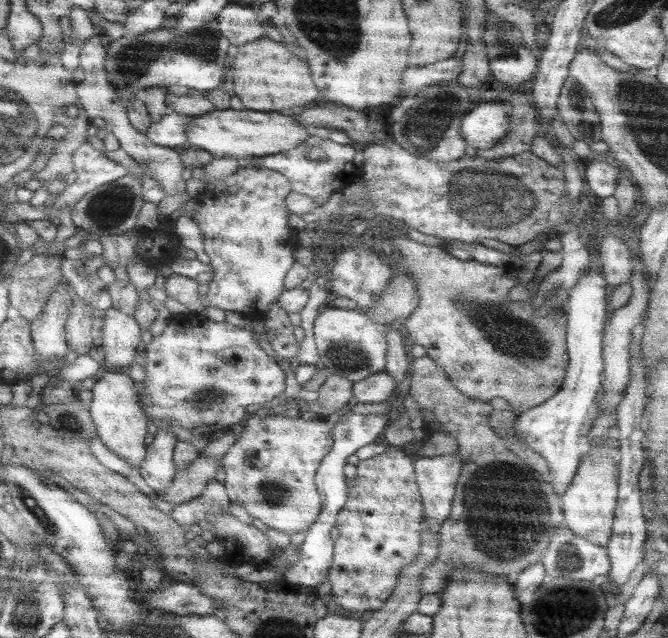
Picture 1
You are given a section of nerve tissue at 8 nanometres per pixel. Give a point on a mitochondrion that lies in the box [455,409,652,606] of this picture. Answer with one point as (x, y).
(491, 547)

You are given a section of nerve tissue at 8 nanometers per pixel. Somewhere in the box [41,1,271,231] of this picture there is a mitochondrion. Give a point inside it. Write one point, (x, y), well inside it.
(132, 62)

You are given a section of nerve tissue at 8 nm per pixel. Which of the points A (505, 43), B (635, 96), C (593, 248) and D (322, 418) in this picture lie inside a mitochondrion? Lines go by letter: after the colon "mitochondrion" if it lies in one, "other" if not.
A: mitochondrion
B: mitochondrion
C: other
D: other

